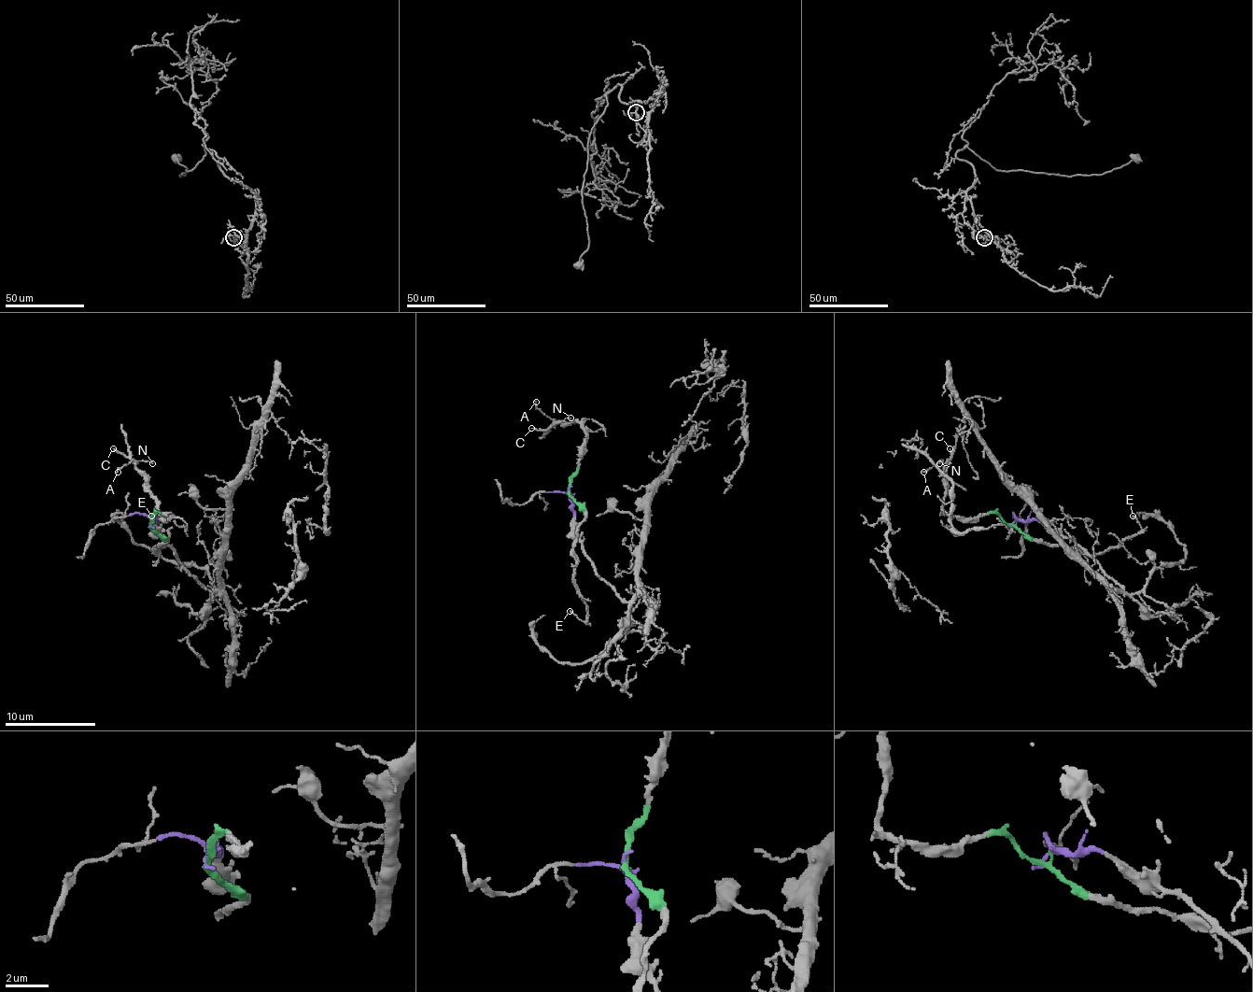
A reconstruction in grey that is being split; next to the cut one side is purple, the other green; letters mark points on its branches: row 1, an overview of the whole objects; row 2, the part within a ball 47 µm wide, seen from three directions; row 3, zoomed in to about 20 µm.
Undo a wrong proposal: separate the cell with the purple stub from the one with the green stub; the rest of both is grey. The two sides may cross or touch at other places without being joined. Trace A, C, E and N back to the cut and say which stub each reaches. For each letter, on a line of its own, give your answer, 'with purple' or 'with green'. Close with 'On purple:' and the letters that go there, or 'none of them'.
A: with green
C: with green
E: with green
N: with green
On purple: none of them

